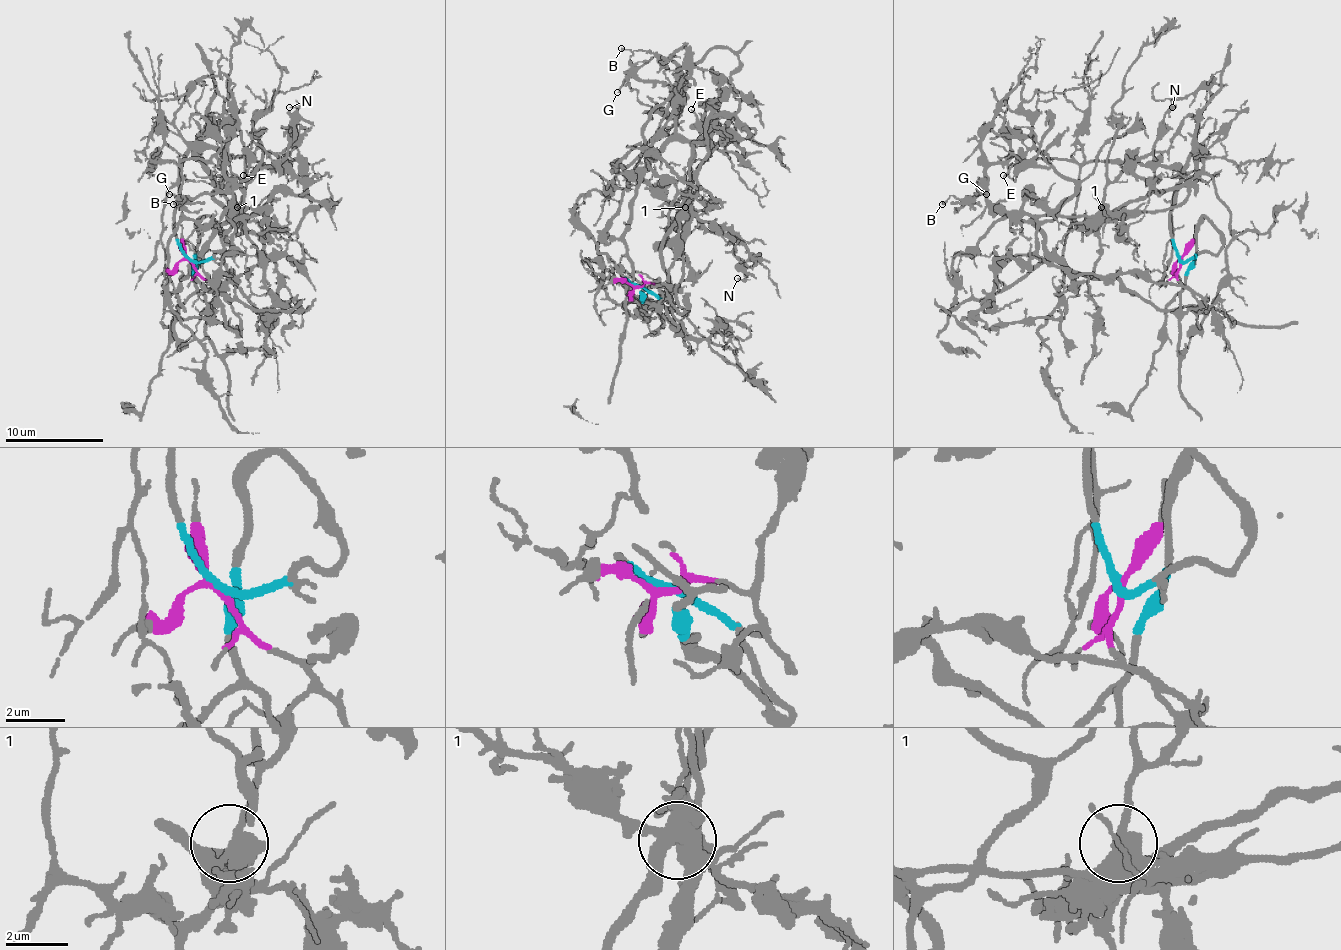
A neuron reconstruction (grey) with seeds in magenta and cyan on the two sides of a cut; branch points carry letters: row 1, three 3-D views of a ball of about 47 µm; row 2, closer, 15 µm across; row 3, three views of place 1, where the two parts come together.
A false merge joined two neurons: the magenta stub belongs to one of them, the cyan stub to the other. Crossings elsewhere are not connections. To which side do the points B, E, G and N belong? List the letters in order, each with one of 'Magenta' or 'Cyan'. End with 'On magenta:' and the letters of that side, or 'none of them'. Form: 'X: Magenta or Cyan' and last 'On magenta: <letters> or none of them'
B: Magenta
E: Magenta
G: Magenta
N: Cyan
On magenta: B, E, G

